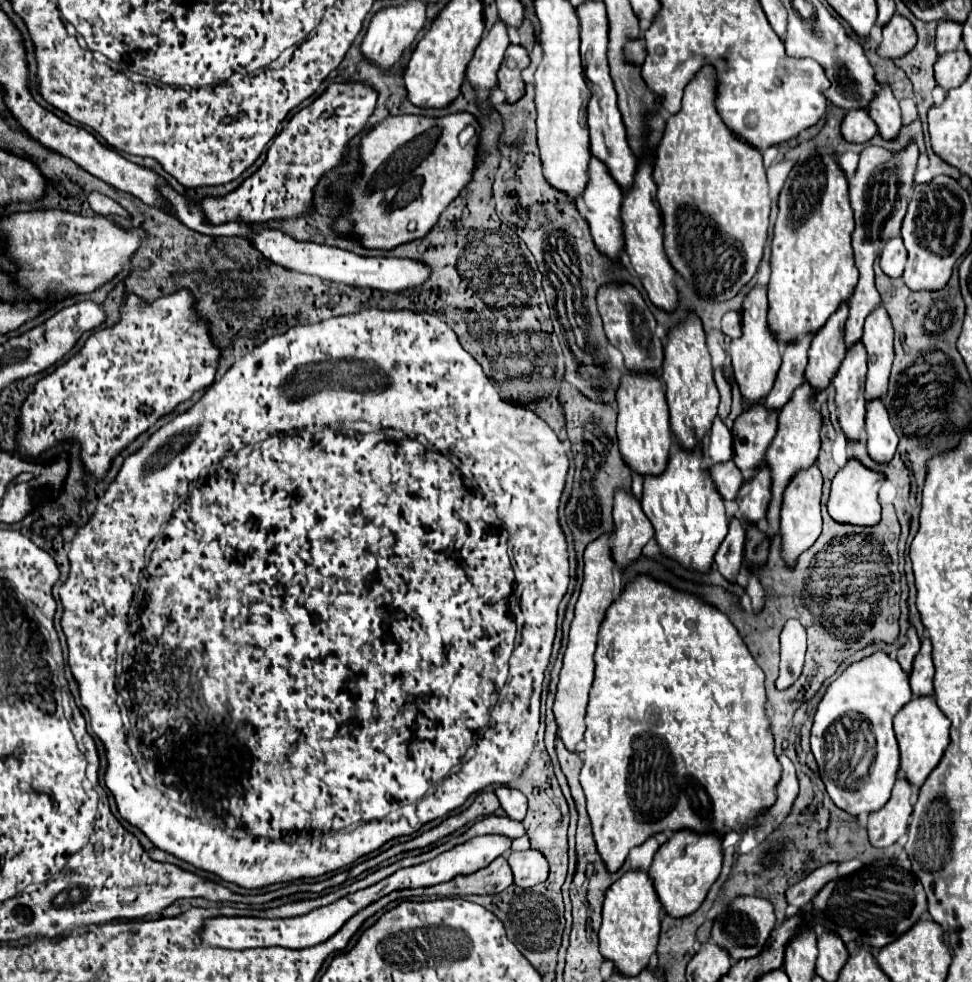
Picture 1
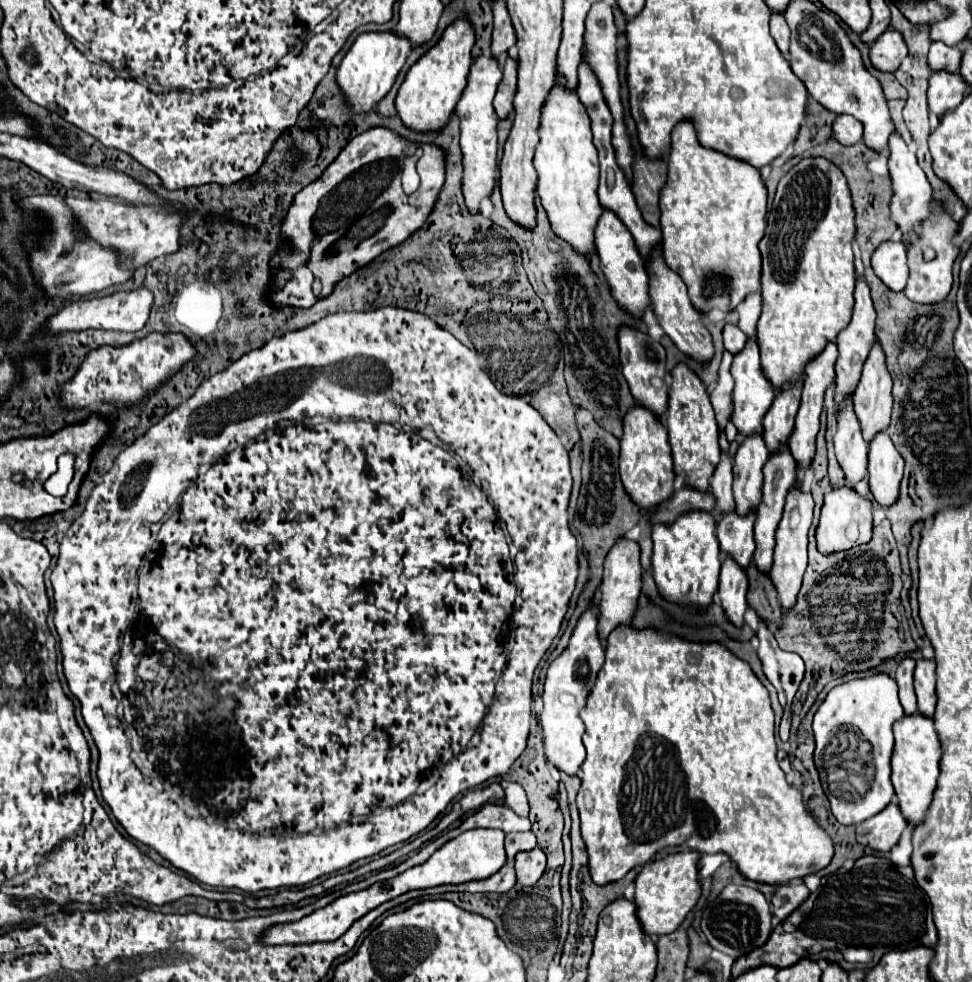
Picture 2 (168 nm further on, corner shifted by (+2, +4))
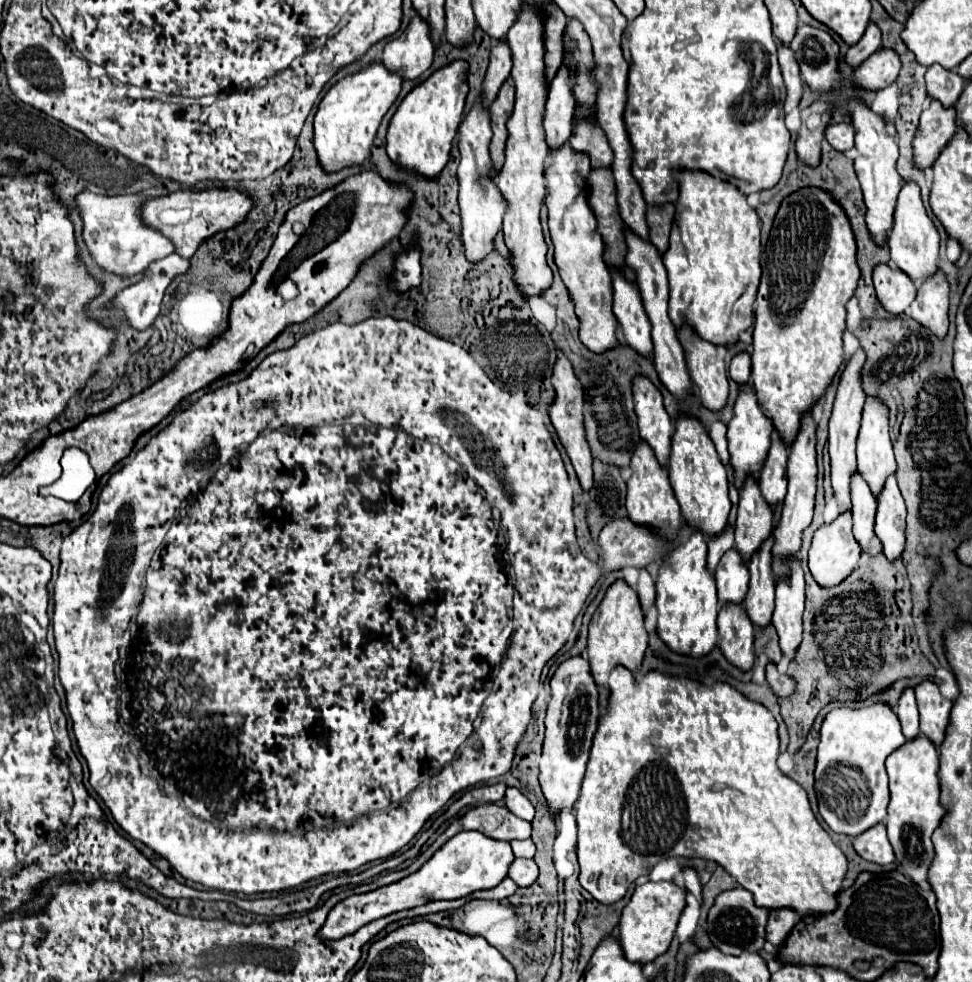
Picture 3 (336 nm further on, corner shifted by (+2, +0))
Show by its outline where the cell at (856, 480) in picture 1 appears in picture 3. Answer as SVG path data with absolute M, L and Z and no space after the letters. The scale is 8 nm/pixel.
M845 510L831 524L823 524L813 534L813 542L809 548L809 570L821 586L829 588L829 586L839 584L845 576L849 576L849 572L857 566L859 556L861 556L861 548L851 530L851 512Z

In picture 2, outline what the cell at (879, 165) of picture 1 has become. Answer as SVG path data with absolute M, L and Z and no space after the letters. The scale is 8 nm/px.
M857 282L855 308L853 308L851 322L837 336L837 350L839 350L839 356L835 362L835 374L837 374L835 376L835 404L837 404L837 410L843 406L843 402L853 394L855 386L859 384L859 374L861 374L863 362L867 360L867 354L871 352L871 346L875 342L873 328L875 328L875 308L873 308L873 302L869 296L869 286L867 286L867 282Z

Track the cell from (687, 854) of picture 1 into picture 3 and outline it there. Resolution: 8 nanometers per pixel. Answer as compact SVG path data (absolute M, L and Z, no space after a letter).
M669 880L637 884L629 904L623 910L621 922L619 922L619 926L621 926L619 942L623 944L623 952L625 952L627 960L647 964L669 948L677 922L679 922L679 916L687 904L685 896L687 896L687 890Z

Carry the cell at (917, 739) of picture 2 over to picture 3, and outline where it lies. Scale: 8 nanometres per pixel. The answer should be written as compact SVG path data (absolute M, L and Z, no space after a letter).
M919 734L917 738L905 742L897 750L887 756L887 774L889 774L889 788L891 788L891 802L889 814L885 820L891 844L895 848L897 864L907 878L913 878L915 884L923 884L927 880L927 866L933 858L933 844L931 834L939 826L945 810L939 802L939 752L927 736Z

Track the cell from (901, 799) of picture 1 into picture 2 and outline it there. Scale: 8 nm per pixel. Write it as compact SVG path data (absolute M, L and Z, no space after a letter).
M889 804L877 816L857 824L857 842L879 852L889 852L899 842L903 830L905 822L897 804Z

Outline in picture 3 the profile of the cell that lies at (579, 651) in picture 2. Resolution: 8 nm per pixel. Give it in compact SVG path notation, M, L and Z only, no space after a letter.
M577 654L559 664L551 676L551 700L545 716L545 740L541 754L539 782L543 794L551 806L553 816L565 808L571 808L579 796L579 788L589 758L593 734L599 718L599 688L591 674L585 654Z

